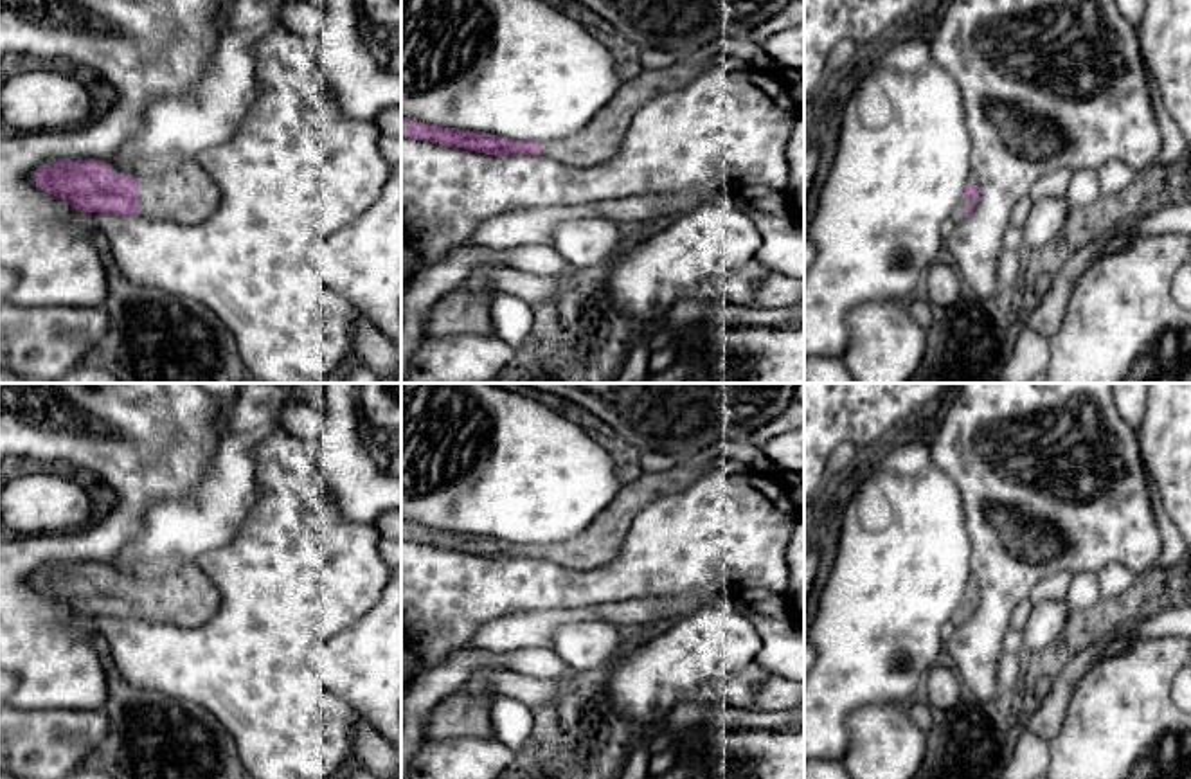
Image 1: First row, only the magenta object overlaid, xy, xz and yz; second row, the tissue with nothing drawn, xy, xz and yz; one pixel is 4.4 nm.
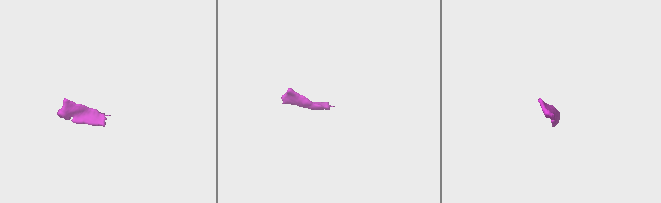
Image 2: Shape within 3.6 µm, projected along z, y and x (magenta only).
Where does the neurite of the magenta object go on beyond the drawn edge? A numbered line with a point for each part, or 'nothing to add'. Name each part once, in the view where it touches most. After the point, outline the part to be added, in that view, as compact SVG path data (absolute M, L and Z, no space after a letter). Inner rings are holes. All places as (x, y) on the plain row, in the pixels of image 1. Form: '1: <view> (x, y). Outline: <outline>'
1: xy (189, 598). Outline: M194 565L153 583L137 581L137 592L139 619L182 628L205 624L221 603L214 581Z

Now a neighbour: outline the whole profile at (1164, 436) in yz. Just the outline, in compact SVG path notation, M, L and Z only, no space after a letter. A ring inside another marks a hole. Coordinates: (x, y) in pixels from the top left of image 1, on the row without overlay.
M1146 383L1137 441L1166 515L1191 543L1191 383Z

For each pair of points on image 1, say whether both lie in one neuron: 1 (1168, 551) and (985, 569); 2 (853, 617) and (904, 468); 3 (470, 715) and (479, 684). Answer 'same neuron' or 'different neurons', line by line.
1: different neurons
2: same neuron
3: different neurons

